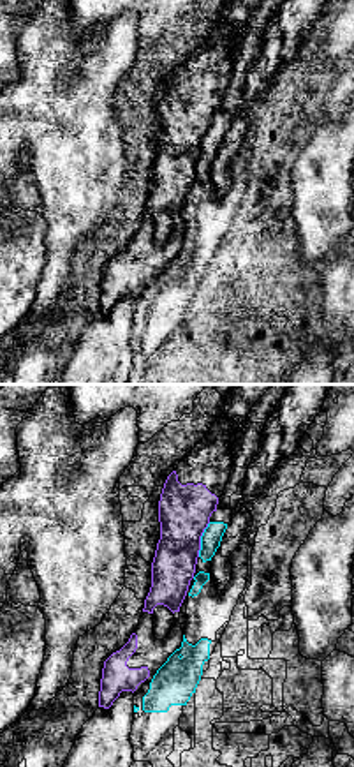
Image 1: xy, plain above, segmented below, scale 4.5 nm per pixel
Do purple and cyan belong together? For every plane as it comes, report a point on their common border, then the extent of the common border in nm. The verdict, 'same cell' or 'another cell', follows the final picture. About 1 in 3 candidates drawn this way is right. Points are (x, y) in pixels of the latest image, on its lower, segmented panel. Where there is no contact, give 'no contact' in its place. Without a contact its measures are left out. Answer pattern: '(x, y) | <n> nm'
(199, 540) | 170 nm

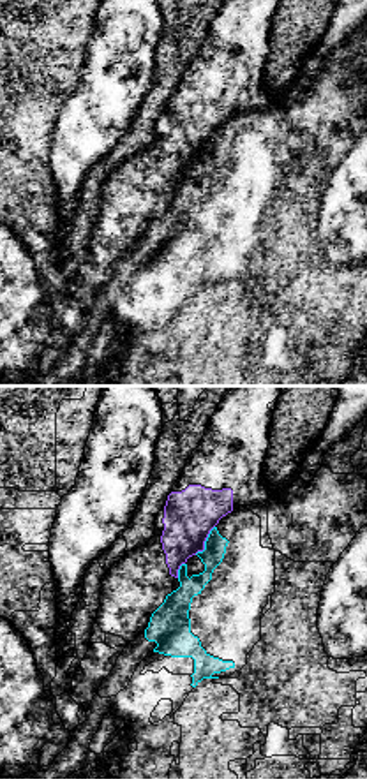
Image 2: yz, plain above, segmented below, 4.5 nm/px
(205, 540) | 160 nm

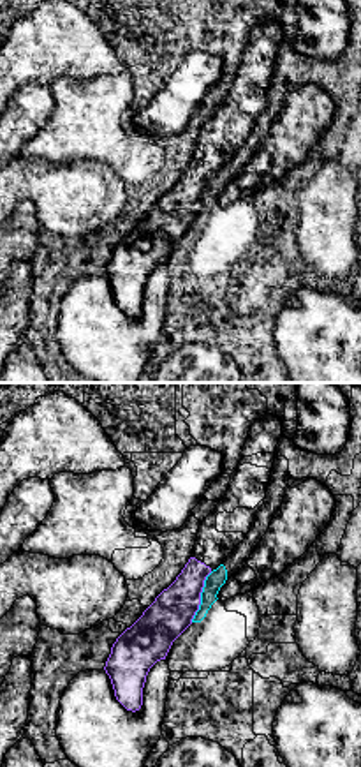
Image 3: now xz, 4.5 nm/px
(199, 596) | 260 nm

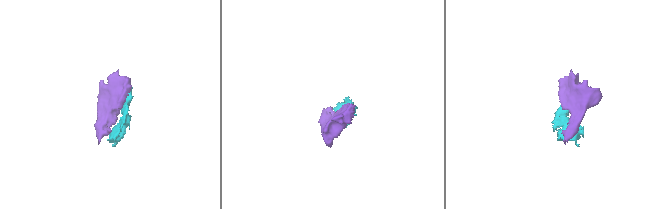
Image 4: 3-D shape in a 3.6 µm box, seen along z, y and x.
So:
another cell

